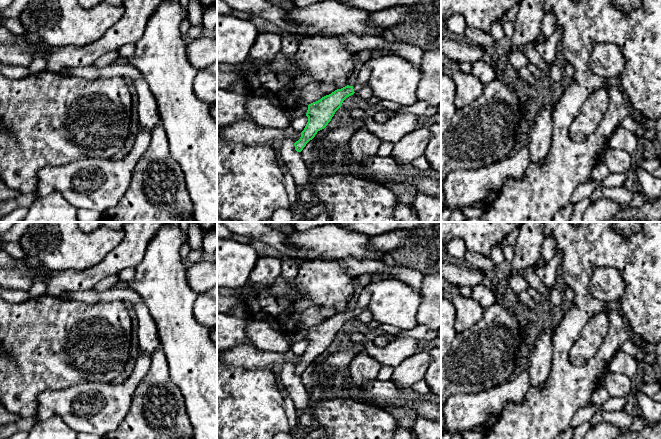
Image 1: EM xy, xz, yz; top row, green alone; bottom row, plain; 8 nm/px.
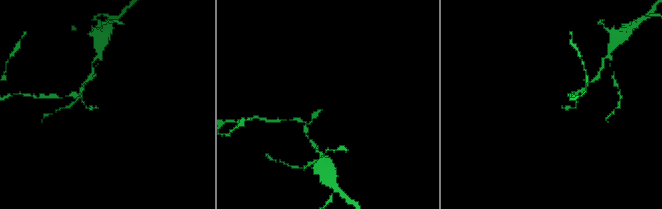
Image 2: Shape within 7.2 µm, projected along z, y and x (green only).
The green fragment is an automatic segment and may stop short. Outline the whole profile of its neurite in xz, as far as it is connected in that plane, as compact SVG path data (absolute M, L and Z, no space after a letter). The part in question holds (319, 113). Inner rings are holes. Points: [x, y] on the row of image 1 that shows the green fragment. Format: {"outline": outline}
{"outline": "M368 82L362 85L347 85L309 104L306 113L308 122L301 132L300 139L294 143L295 150L301 152L306 144L315 137L317 132L328 125L343 101L364 87L368 87Z"}

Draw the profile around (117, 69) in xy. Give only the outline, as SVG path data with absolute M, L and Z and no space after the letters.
M118 61L102 68L92 65L70 68L68 74L69 76L81 77L89 80L112 77L129 77L133 80L143 78L142 73L136 67Z

